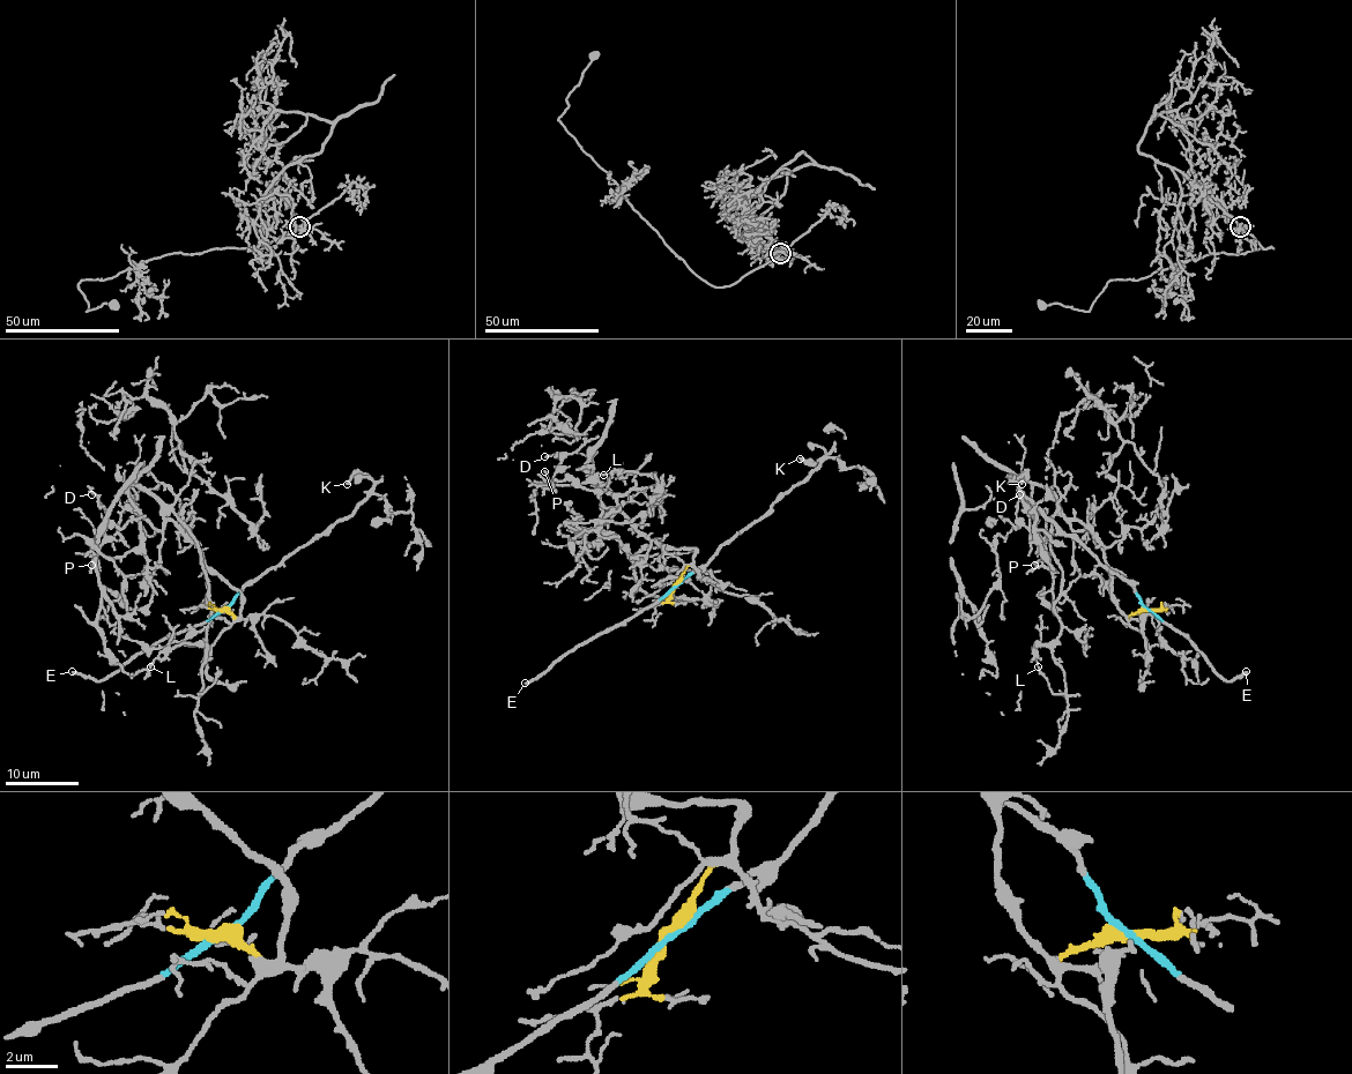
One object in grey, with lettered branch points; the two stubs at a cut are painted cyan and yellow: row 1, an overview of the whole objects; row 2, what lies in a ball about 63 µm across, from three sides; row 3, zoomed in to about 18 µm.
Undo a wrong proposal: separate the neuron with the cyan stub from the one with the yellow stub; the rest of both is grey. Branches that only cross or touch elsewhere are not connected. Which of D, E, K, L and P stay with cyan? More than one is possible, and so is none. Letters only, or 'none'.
E, K

